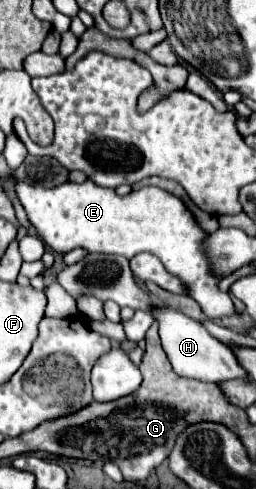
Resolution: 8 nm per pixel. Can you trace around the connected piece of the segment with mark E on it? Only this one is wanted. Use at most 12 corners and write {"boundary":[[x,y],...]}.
{"boundary":[[16,182],[38,236],[74,248],[150,252],[208,318],[236,314],[178,196]]}

